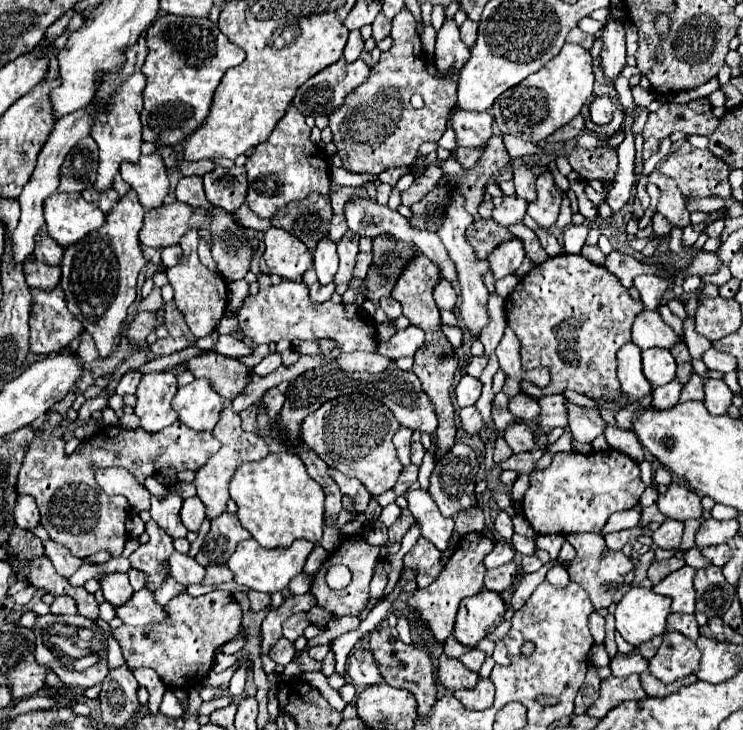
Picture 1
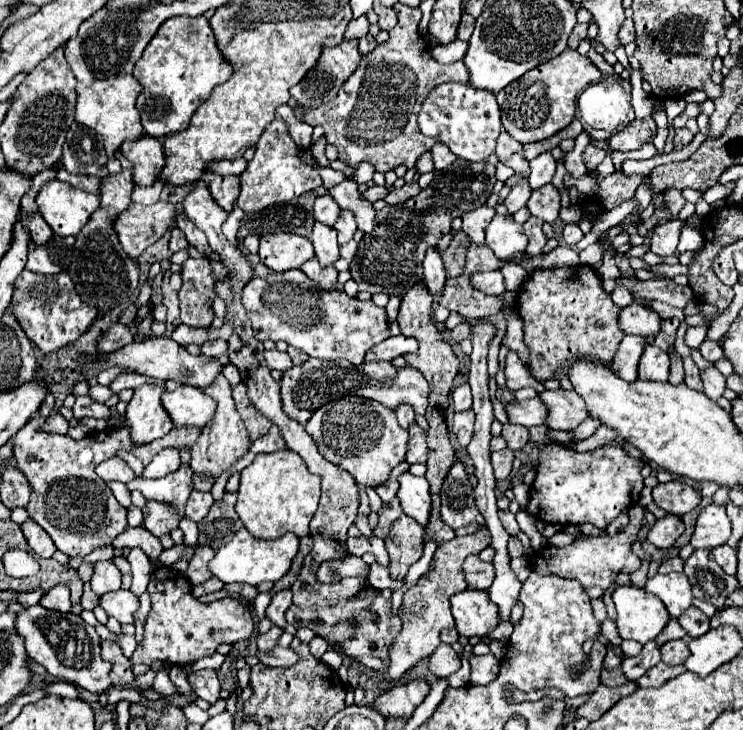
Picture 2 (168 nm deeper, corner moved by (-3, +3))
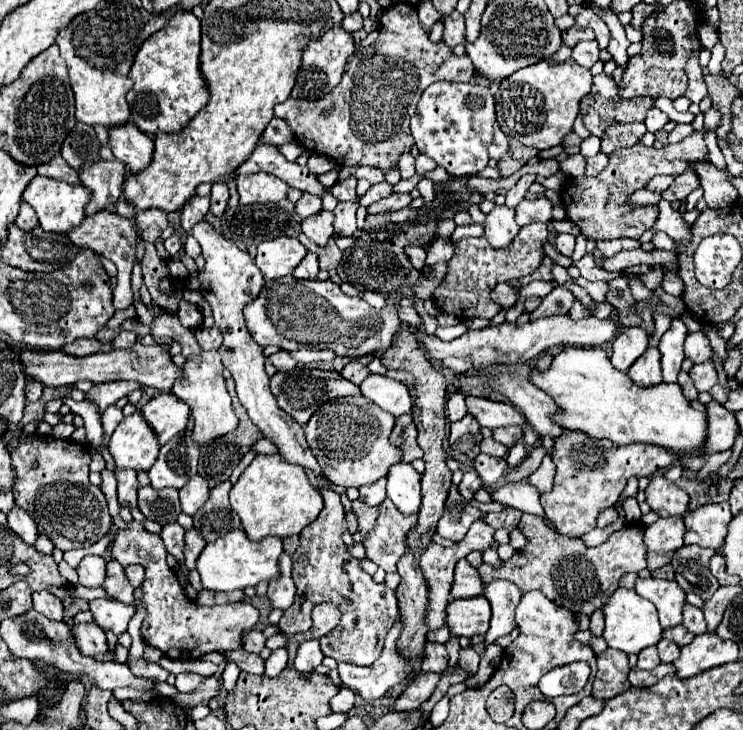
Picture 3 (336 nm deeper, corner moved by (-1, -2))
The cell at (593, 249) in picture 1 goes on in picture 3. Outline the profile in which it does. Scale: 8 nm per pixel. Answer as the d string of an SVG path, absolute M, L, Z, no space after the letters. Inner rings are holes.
M657 175L657 177L653 177L649 181L647 189L651 189L651 191L665 191L671 183L673 183L673 177L671 175Z

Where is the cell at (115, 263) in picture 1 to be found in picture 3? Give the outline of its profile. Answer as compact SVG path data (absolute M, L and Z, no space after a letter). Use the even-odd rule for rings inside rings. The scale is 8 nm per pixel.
M97 159L79 167L79 181L91 191L91 199L85 207L87 215L93 215L107 205L117 203L121 197L121 185L125 179L125 163Z

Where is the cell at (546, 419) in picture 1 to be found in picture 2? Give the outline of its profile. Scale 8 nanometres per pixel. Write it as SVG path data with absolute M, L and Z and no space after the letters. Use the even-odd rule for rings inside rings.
M539 396L525 402L511 402L505 406L505 412L513 424L521 426L543 426L547 420L547 406Z

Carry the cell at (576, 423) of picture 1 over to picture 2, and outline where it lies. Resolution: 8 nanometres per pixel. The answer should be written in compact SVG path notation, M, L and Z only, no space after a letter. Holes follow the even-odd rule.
M545 390L539 398L547 404L547 426L555 430L575 430L589 418L583 398L575 390Z

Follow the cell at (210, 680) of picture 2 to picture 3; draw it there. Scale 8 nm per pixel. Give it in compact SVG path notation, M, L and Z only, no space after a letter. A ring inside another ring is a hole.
M179 673L177 679L175 679L175 687L177 687L177 691L181 691L181 693L191 693L191 691L195 691L195 687L197 687L201 681L203 681L201 675L195 675L195 673Z

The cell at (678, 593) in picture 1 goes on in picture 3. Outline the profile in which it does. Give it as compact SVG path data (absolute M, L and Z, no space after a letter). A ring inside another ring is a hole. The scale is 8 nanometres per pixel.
M655 577L637 579L635 591L657 607L663 629L681 625L683 621L681 607L685 603L685 591L675 581L665 581L665 579L655 579Z

